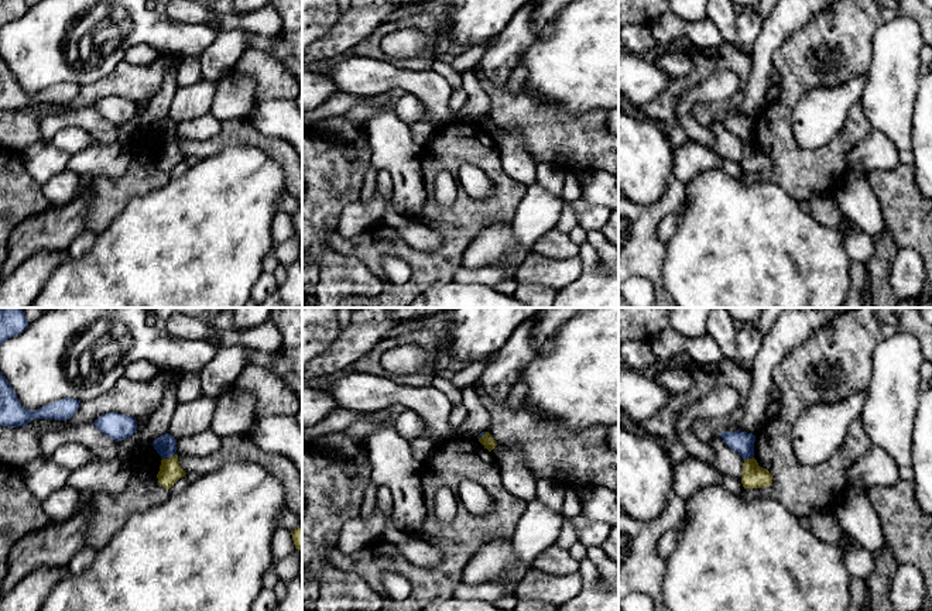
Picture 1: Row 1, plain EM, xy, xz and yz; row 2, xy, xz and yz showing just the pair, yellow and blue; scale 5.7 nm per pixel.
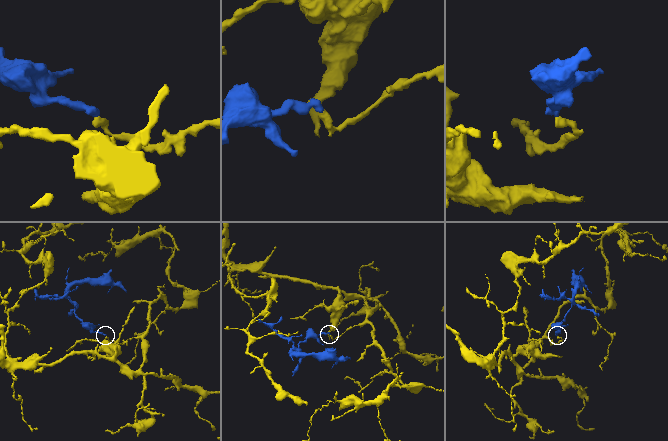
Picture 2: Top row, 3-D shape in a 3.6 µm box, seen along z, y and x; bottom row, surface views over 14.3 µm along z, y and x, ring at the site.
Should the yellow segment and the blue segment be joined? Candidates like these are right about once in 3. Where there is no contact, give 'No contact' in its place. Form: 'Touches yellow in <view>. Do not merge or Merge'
Touches yellow in xy. Do not merge

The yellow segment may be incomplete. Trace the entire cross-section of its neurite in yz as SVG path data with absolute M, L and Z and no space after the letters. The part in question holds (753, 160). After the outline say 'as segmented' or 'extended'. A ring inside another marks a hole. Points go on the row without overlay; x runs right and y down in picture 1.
M754 141L747 143L743 147L741 168L744 172L770 171L772 159L767 152L760 151Z; as segmented

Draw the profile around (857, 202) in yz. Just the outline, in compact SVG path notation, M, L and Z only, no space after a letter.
M846 171L833 196L842 214L863 231L871 237L883 234L884 210L868 183L867 174Z

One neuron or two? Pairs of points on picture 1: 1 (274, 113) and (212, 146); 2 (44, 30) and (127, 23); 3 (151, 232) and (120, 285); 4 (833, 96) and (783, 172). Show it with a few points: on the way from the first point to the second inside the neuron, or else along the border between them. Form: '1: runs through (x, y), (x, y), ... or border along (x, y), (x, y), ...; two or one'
1: border along (249, 119), (263, 133), (284, 137); two
2: runs through (52, 55), (67, 69), (82, 69), (103, 48); one
3: runs through (151, 244), (151, 254), (133, 273); one
4: border along (791, 113), (801, 147), (819, 148), (832, 137); two

